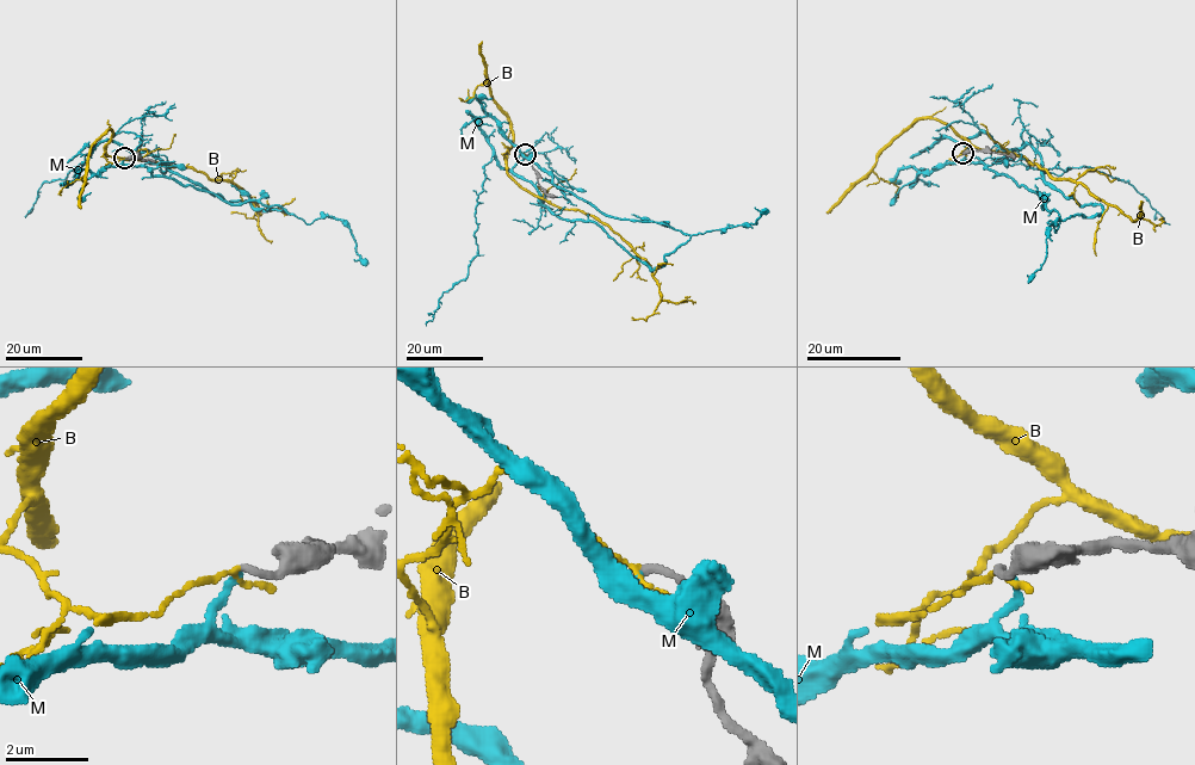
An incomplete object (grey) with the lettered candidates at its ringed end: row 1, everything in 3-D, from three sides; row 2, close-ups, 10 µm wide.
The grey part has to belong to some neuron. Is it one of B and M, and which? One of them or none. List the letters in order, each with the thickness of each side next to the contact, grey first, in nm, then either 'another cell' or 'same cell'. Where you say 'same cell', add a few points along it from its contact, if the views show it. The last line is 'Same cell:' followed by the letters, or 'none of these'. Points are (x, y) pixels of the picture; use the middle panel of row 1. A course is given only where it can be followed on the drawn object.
B: calibres 170 and 110 nm; another cell
M: calibres 170 and 130 nm; same cell; course (525, 154), (601, 211), (689, 238), (651, 270), (598, 224), (548, 209), (494, 155), (477, 255), (426, 326)
Same cell: M

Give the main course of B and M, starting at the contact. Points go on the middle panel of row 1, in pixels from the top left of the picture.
B: (525, 154), (512, 146), (503, 154), (520, 185), (594, 215), (645, 260), (661, 300), (644, 319), (632, 318)
M: (525, 154), (601, 211), (689, 238), (651, 270), (598, 224), (548, 209), (494, 155), (477, 255), (426, 326)

